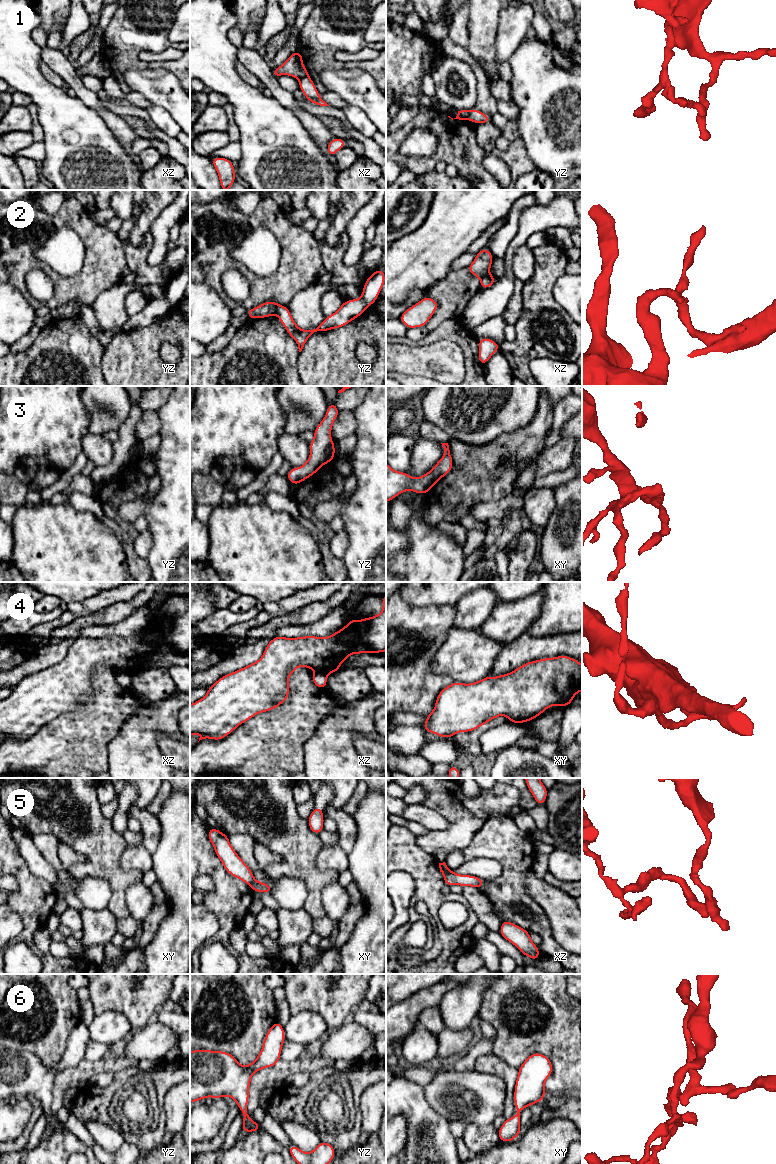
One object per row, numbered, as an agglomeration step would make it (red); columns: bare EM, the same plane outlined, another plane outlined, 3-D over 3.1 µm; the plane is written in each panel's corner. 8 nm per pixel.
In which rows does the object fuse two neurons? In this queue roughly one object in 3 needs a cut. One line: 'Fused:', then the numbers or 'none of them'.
Fused: 1, 2, 4, 5

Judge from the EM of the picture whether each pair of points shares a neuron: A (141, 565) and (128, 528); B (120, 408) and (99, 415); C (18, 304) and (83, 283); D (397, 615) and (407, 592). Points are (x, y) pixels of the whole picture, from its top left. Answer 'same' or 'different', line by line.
A: same
B: same
C: different
D: different

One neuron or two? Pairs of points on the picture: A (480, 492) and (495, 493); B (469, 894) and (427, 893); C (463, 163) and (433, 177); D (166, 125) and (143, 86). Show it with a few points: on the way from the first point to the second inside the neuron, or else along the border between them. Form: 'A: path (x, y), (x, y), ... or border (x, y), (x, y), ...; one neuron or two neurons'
A: path (484, 492), (491, 492); one neuron
B: border (461, 893), (476, 914); two neurons
C: border (433, 169), (419, 176); two neurons
D: border (152, 104), (162, 106), (173, 119); two neurons

